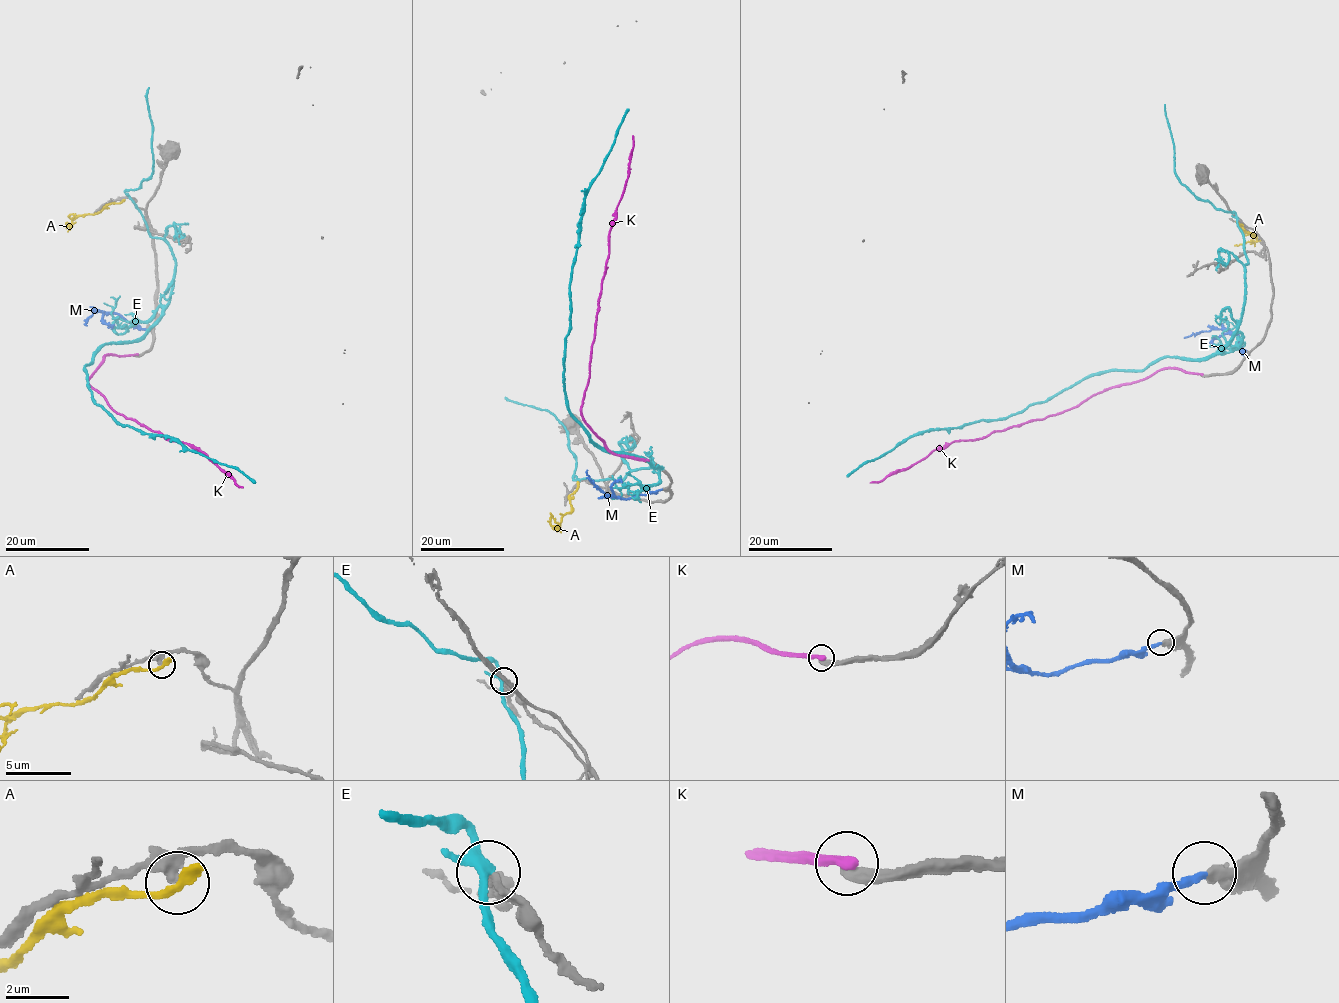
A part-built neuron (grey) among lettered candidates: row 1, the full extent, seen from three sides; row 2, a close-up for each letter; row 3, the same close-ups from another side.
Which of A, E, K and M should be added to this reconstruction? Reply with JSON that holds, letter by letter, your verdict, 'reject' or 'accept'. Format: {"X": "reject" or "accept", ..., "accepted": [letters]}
{"A": "reject", "E": "reject", "K": "reject", "M": "accept", "accepted": ["M"]}

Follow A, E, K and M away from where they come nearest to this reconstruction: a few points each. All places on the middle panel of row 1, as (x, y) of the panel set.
A: (578, 485), (570, 495), (570, 511), (562, 517), (559, 527), (550, 512)
E: (579, 480), (619, 481), (635, 469), (664, 469), (595, 446), (570, 412), (562, 376), (582, 203), (629, 108)
K: (647, 460), (612, 454), (581, 412), (608, 254), (608, 231), (627, 178), (632, 135)
M: (662, 489), (629, 498), (606, 495), (592, 483), (587, 469)

